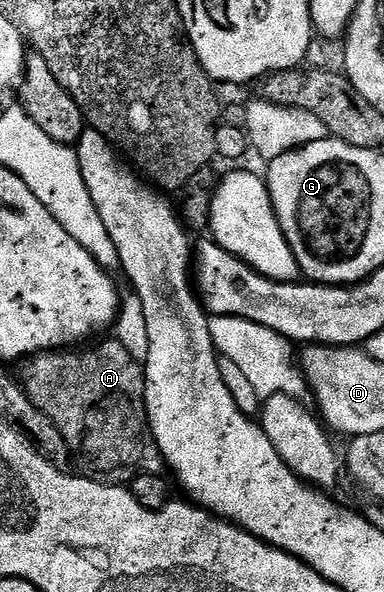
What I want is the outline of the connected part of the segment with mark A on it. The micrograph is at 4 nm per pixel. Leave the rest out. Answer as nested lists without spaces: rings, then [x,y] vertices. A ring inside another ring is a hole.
[[[118,338],[100,339],[96,348],[83,346],[78,350],[52,350],[32,356],[22,365],[21,383],[27,397],[41,410],[67,440],[67,444],[84,456],[99,472],[162,473],[163,451],[155,441],[151,419],[147,413],[147,374],[144,365]]]

